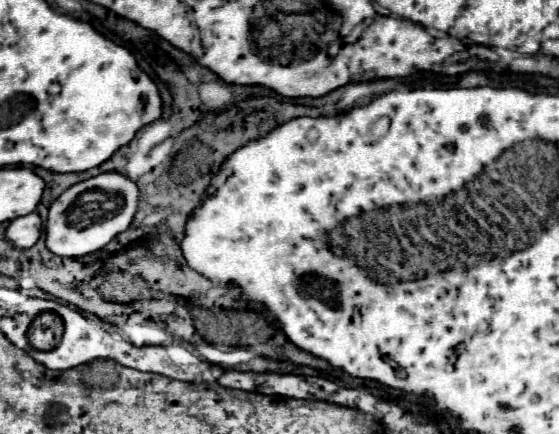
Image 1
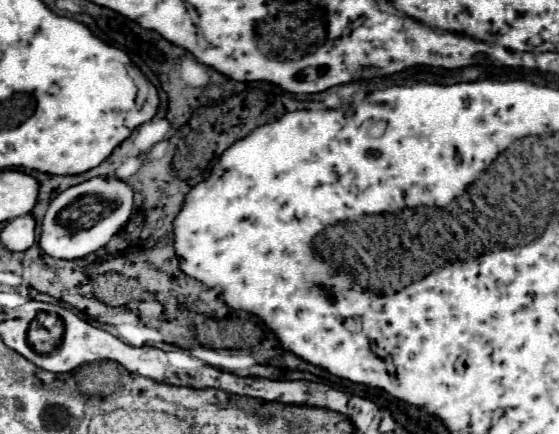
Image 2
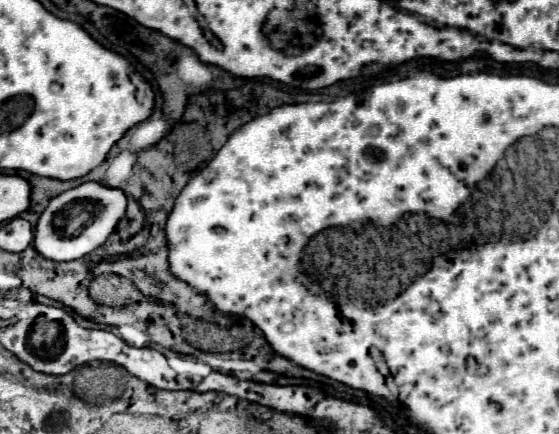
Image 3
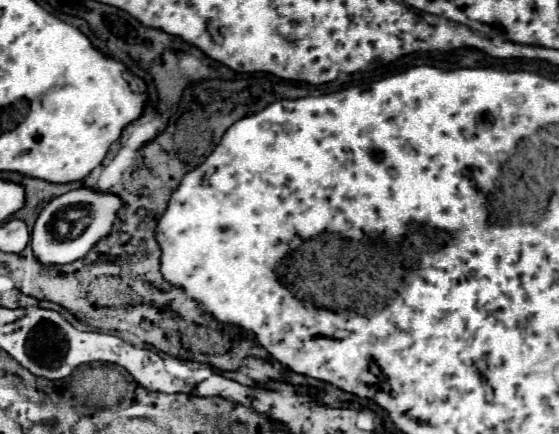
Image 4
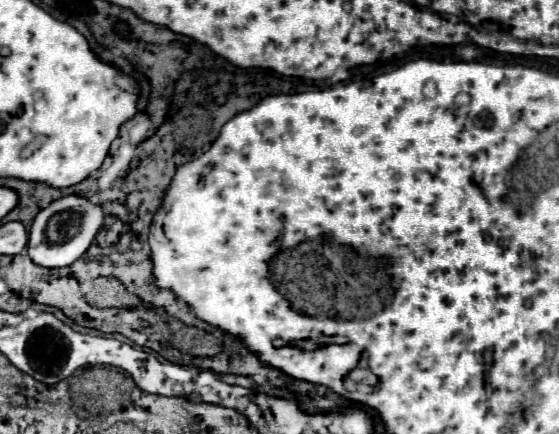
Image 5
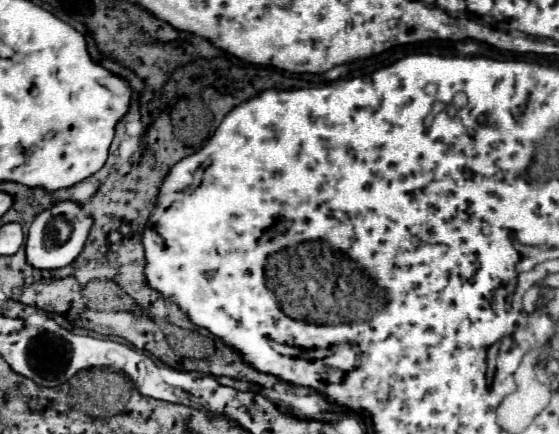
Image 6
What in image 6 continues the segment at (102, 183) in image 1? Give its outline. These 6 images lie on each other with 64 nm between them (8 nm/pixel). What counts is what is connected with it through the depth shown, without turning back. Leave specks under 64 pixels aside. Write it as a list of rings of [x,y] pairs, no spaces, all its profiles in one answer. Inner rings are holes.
[[[62,200],[54,204],[52,208],[42,210],[32,222],[30,232],[26,236],[28,262],[40,270],[56,270],[56,268],[64,268],[72,264],[84,250],[84,244],[88,240],[92,226],[94,226],[94,218],[90,216],[88,208],[74,200]]]

